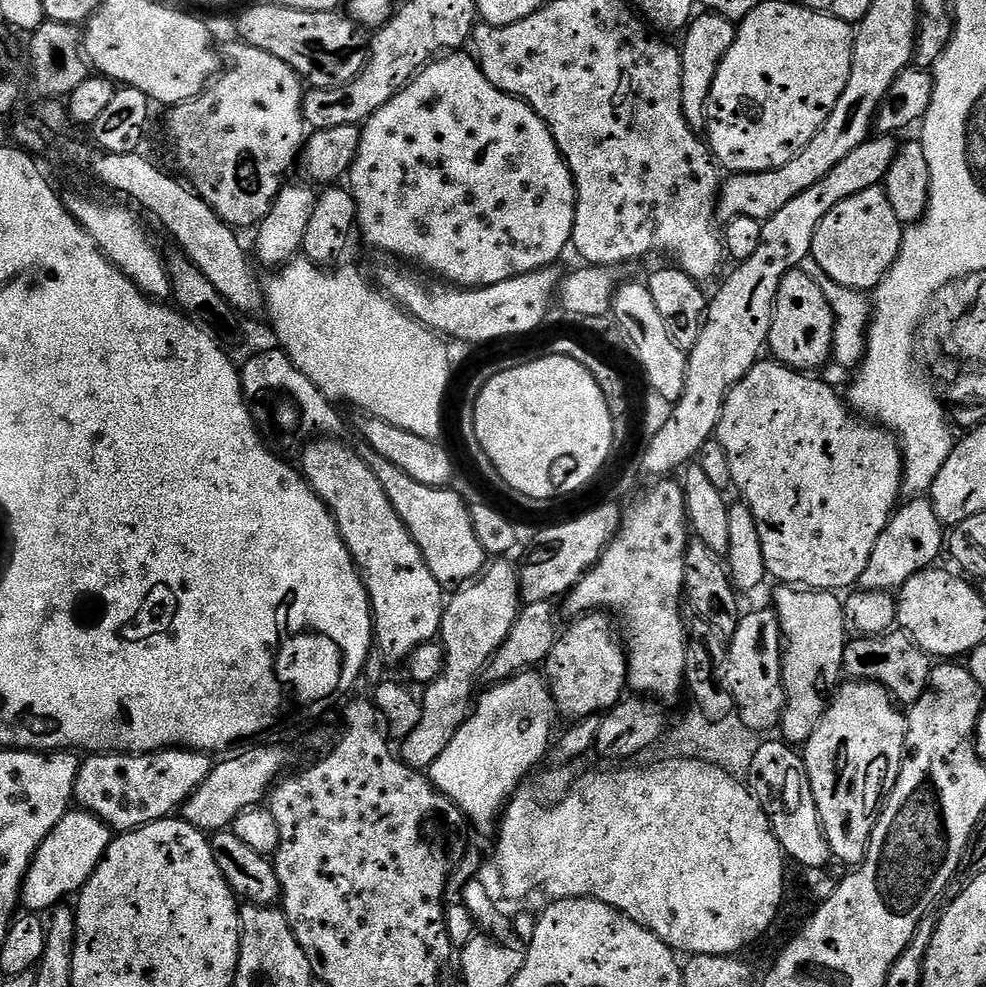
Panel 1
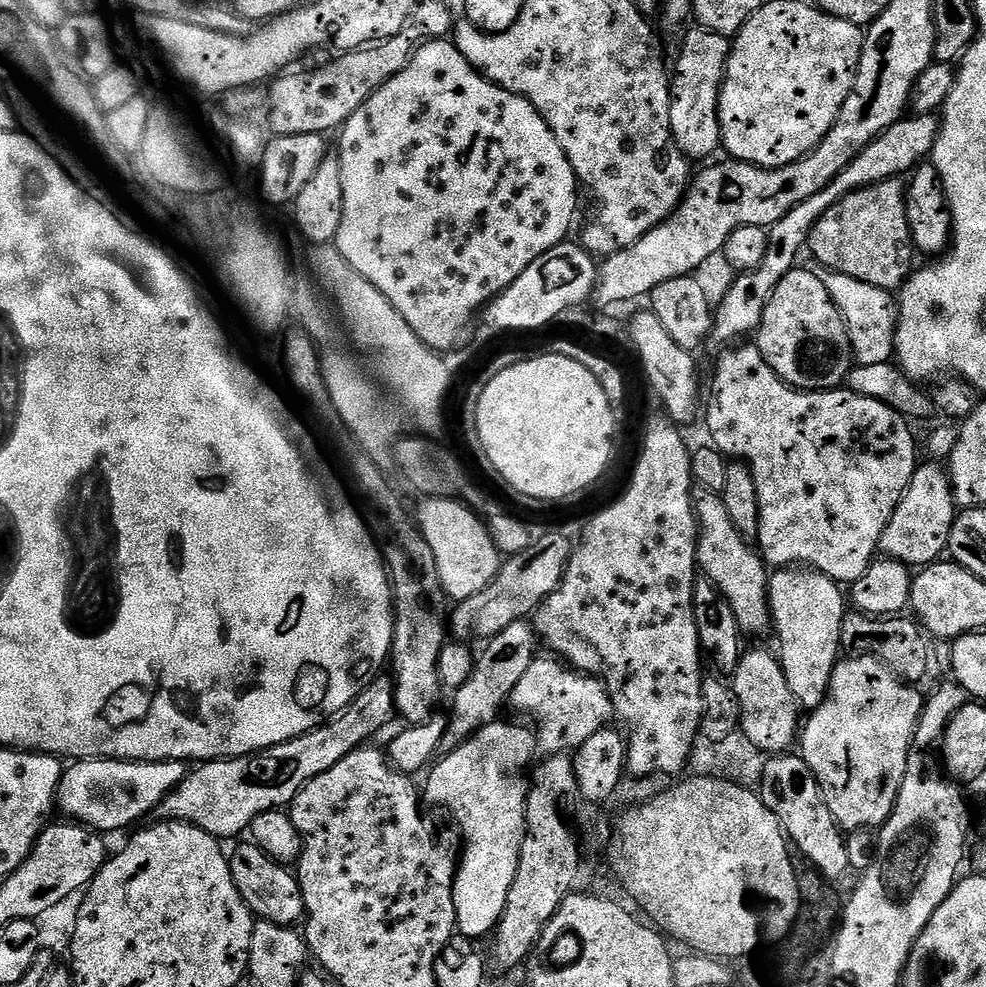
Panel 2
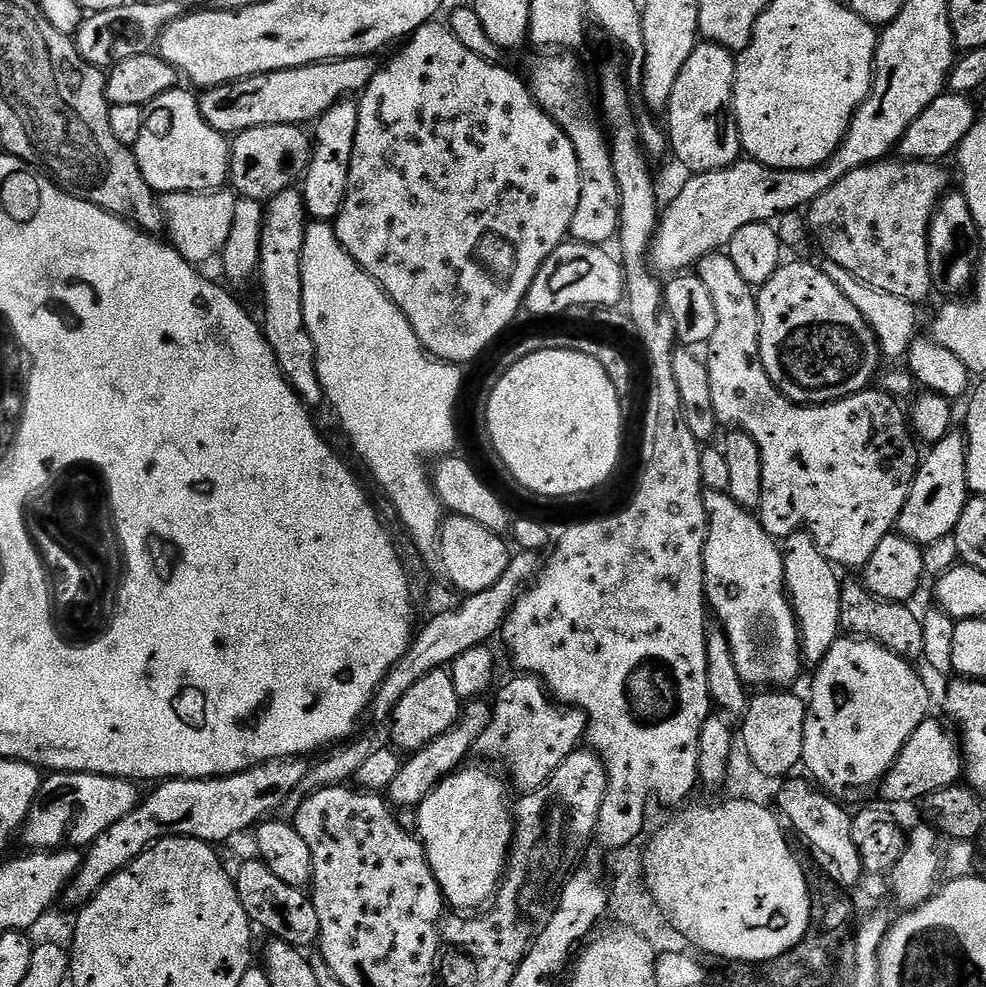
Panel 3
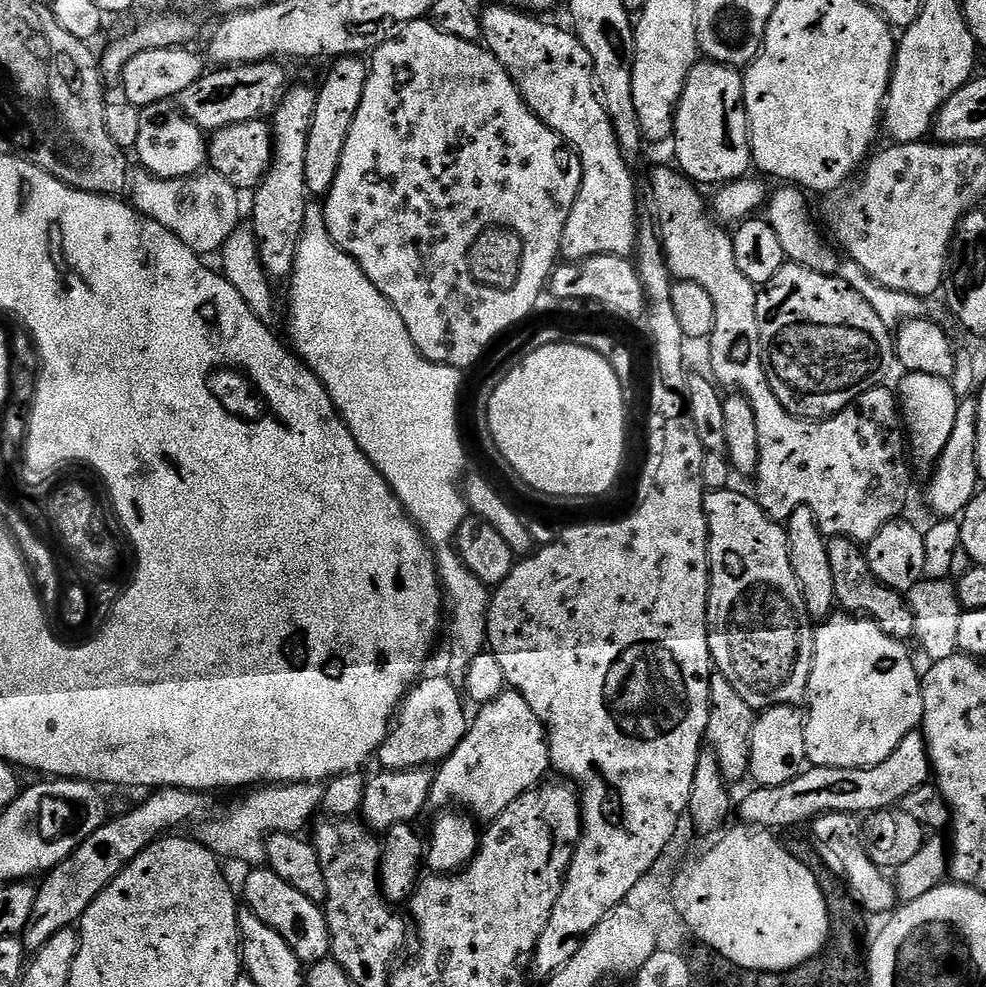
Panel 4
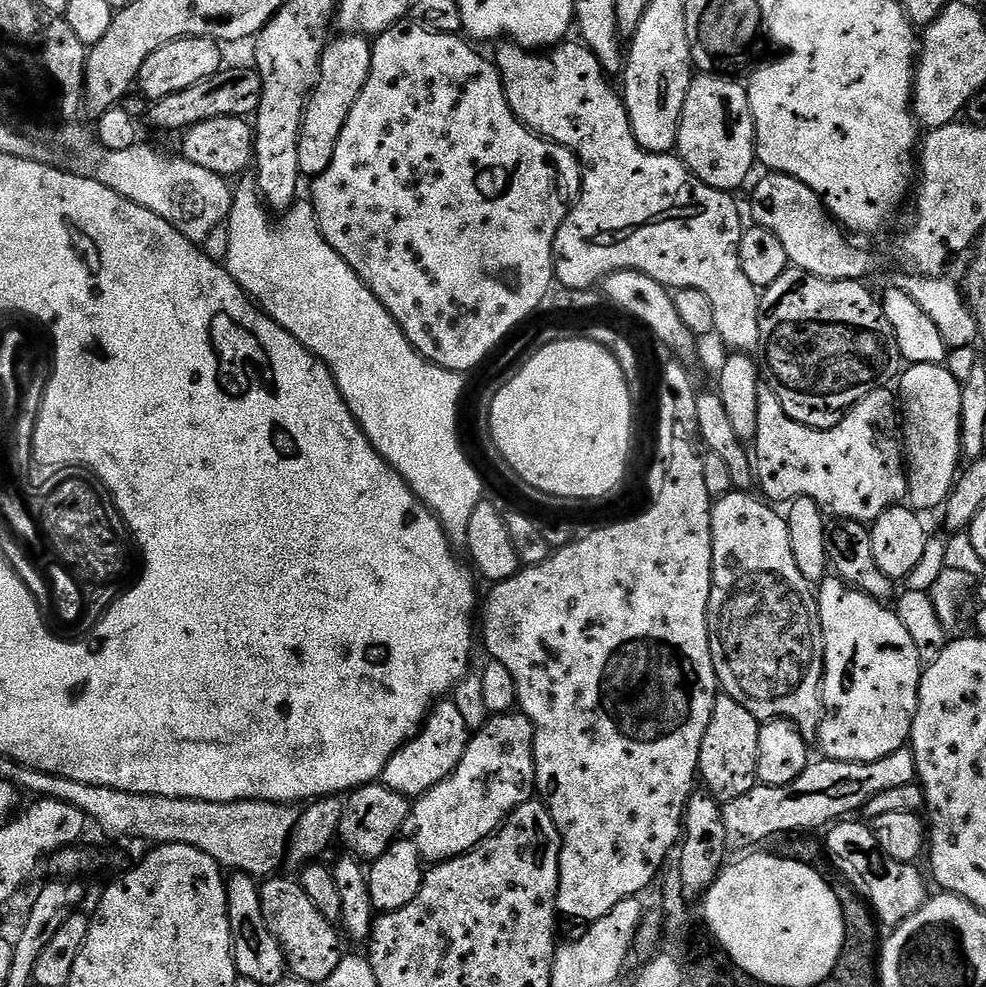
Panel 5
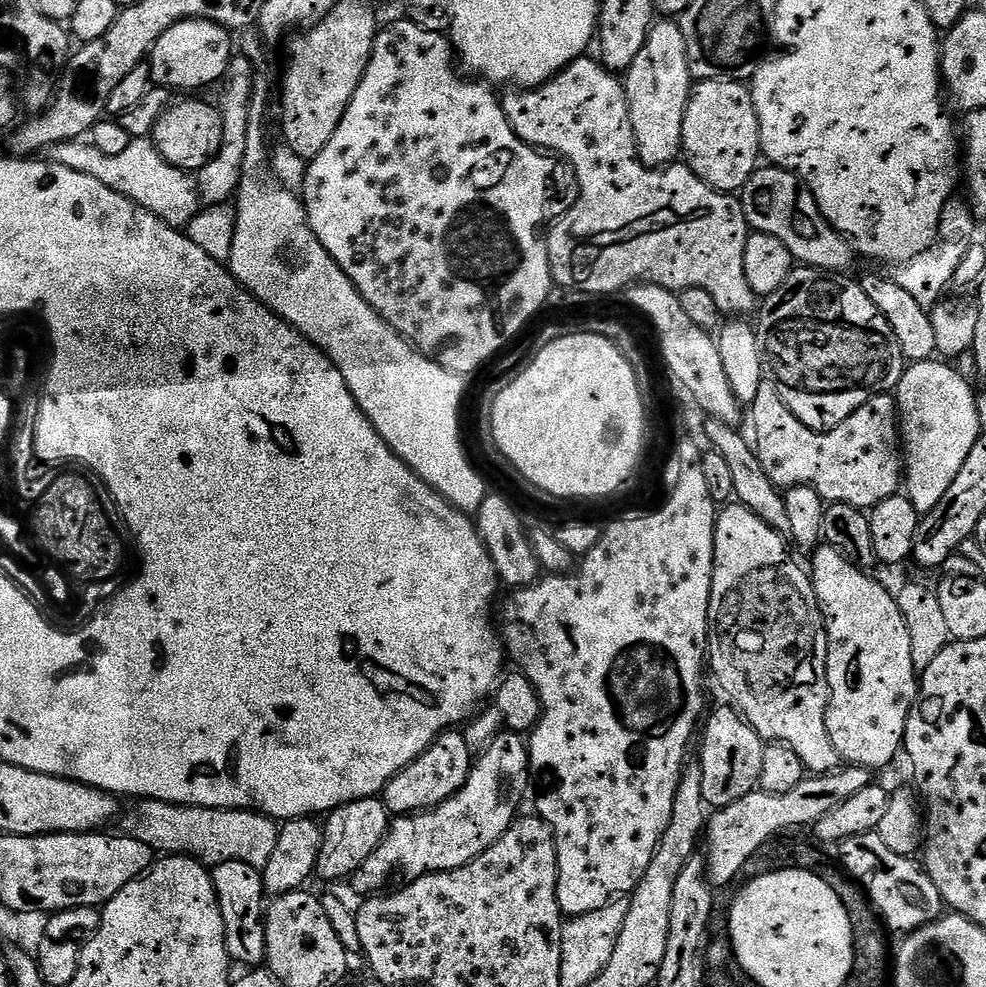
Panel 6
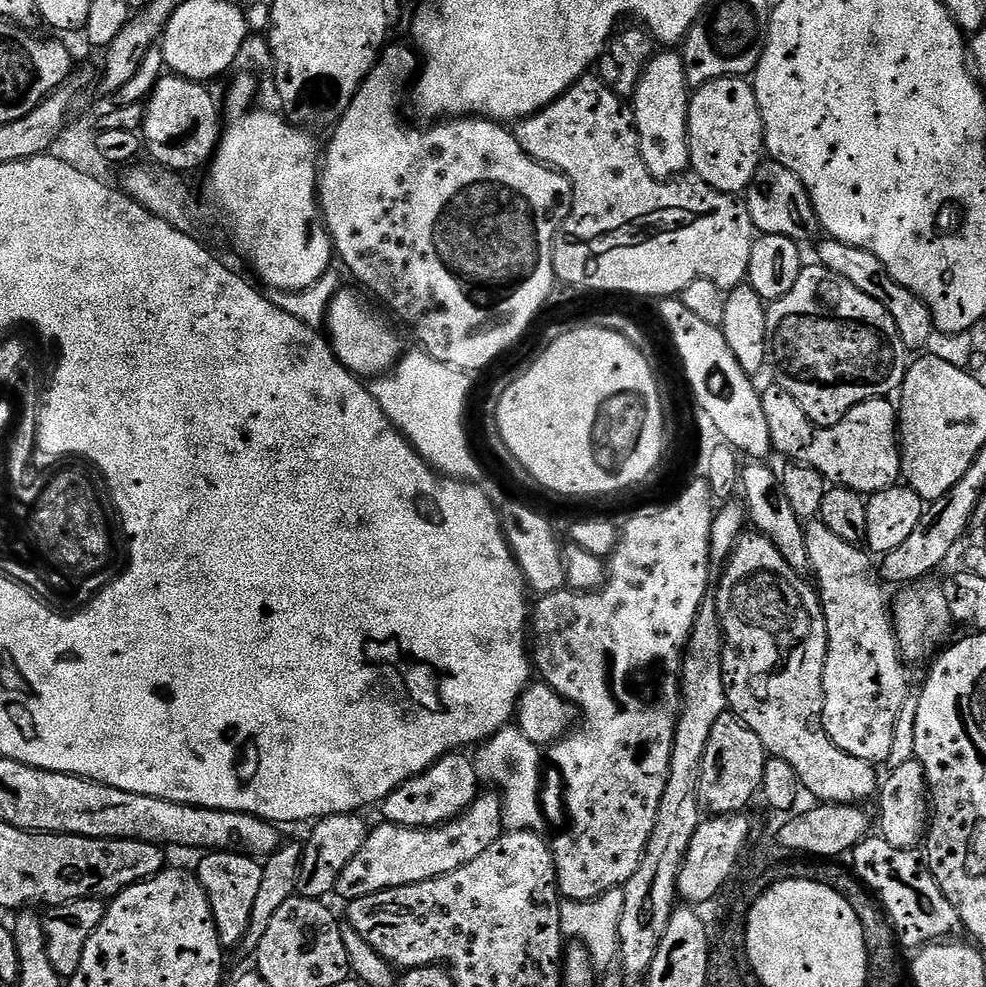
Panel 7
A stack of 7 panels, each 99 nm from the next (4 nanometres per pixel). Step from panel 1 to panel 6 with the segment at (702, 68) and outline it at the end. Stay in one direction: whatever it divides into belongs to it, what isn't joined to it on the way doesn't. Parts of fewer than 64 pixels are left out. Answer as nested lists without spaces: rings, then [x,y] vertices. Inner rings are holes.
[[[701,80],[688,97],[682,126],[683,159],[692,173],[718,192],[736,194],[762,160],[760,127],[751,91],[738,80]]]

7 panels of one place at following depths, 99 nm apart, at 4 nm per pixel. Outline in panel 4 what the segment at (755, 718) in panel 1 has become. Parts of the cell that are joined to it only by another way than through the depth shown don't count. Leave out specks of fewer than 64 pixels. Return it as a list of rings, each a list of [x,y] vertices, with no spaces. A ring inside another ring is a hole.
[[[795,707],[765,708],[757,715],[750,742],[750,762],[748,776],[753,785],[761,788],[786,786],[786,782],[794,782],[794,778],[808,771],[810,765],[806,754],[805,717],[800,716]]]

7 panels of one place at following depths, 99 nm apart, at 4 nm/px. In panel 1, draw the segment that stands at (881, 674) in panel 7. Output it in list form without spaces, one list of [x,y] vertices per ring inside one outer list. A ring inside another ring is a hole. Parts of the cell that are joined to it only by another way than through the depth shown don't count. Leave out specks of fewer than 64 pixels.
[[[869,680],[841,683],[822,722],[818,722],[818,730],[810,734],[802,748],[820,825],[837,861],[851,866],[863,864],[882,805],[896,787],[907,743],[905,713],[887,690]]]

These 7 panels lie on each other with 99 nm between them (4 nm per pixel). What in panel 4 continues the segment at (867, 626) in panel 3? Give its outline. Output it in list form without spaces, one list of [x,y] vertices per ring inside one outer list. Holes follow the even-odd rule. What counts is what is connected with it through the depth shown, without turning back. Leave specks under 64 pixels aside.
[[[833,536],[827,541],[827,545],[837,605],[845,613],[873,620],[878,626],[882,626],[882,630],[886,630],[886,634],[890,634],[890,638],[911,641],[916,636],[916,624],[908,601],[901,593],[887,588],[885,584],[878,582],[878,578],[874,578],[865,549],[845,536]]]

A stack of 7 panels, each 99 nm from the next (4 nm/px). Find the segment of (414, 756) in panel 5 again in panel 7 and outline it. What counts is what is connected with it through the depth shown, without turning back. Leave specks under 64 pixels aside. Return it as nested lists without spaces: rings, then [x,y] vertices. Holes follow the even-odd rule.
[[[463,751],[449,752],[436,764],[431,764],[421,776],[415,776],[412,780],[395,788],[386,799],[380,801],[378,811],[384,815],[381,817],[389,824],[407,828],[437,828],[440,824],[450,822],[455,816],[461,816],[475,802],[476,797],[481,795],[481,792],[482,785],[472,765],[472,756]]]

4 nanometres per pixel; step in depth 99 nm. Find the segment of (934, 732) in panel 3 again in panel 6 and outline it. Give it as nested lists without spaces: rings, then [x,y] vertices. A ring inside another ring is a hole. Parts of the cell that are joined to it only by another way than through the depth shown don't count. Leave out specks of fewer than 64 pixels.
[[[841,766],[824,776],[809,775],[798,786],[794,786],[794,790],[786,790],[786,794],[757,790],[738,798],[738,802],[730,802],[730,806],[715,809],[706,820],[706,867],[709,881],[716,886],[730,883],[736,875],[739,877],[743,873],[750,854],[757,852],[767,840],[787,833],[784,832],[787,828],[800,828],[803,824],[816,825],[822,814],[830,814],[830,810],[842,806],[846,798],[858,794],[858,790],[873,783],[873,780],[873,773],[869,769]]]

